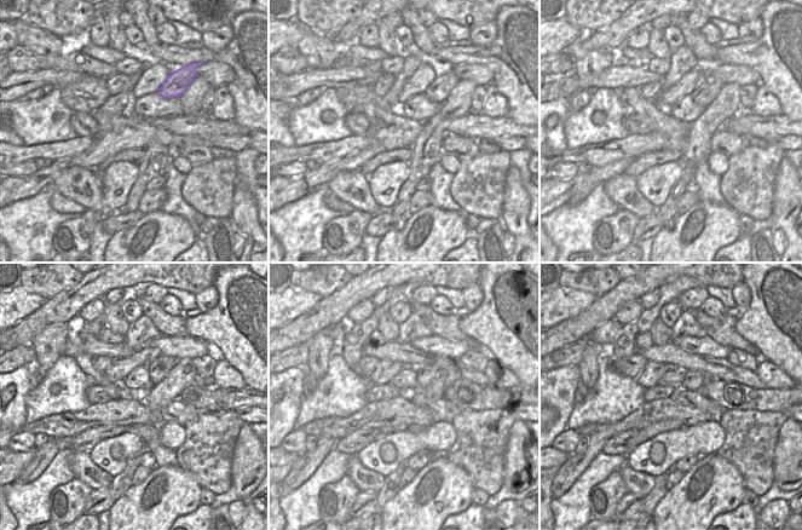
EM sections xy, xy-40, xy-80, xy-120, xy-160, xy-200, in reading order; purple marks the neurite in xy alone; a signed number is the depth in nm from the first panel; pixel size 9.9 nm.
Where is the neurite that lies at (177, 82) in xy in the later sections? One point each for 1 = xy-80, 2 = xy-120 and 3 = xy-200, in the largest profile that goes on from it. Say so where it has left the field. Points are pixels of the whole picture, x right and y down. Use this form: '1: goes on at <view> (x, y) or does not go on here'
1: goes on at xy-80 (708, 88)
2: goes on at xy-120 (161, 364)
3: goes on at xy-200 (693, 380)

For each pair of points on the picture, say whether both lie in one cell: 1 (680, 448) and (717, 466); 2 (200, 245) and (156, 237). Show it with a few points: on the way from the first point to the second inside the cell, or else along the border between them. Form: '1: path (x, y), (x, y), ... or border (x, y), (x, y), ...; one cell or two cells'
1: border (716, 451), (699, 456); two cells
2: border (196, 237), (185, 249); two cells

